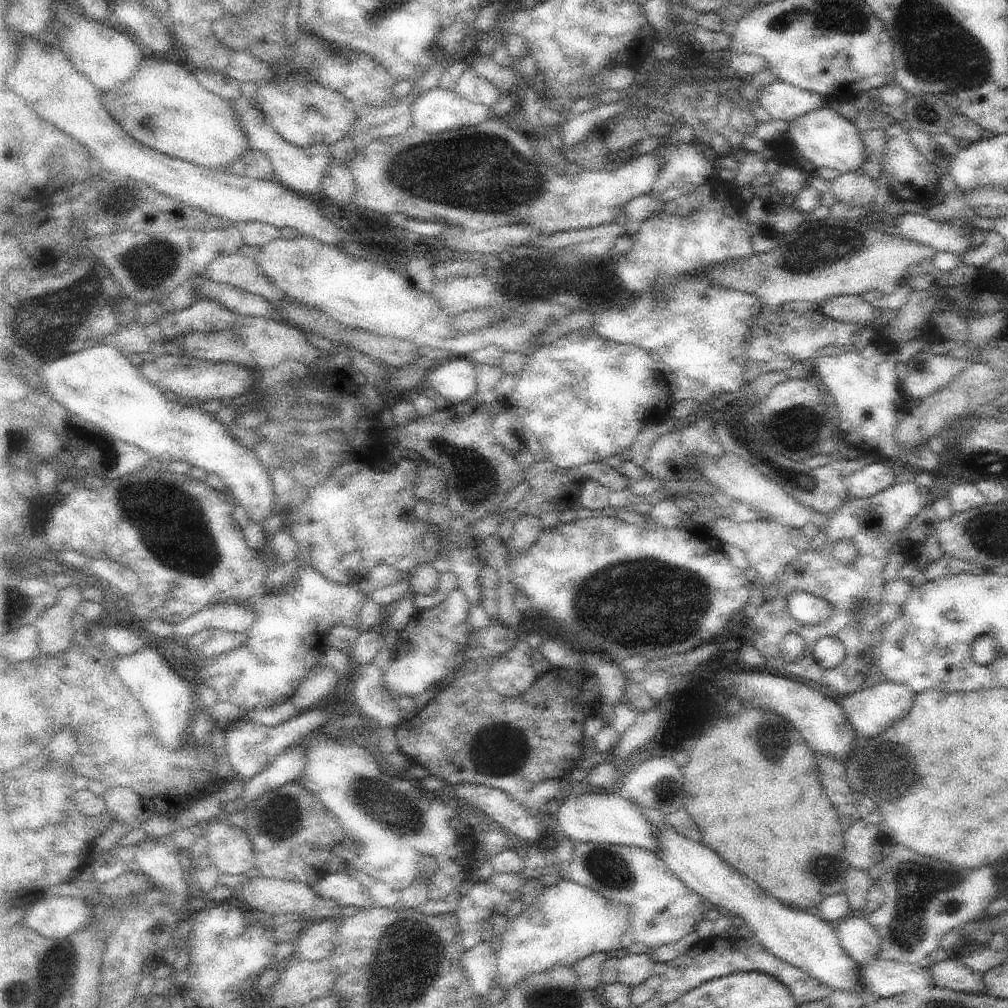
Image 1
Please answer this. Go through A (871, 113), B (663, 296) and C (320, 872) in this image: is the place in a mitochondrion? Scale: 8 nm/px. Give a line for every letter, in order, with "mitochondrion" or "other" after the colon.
A: other
B: mitochondrion
C: other

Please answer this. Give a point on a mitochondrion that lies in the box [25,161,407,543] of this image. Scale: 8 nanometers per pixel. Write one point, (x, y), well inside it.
(149, 264)

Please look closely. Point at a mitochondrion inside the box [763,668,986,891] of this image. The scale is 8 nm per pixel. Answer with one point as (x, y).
(894, 773)

